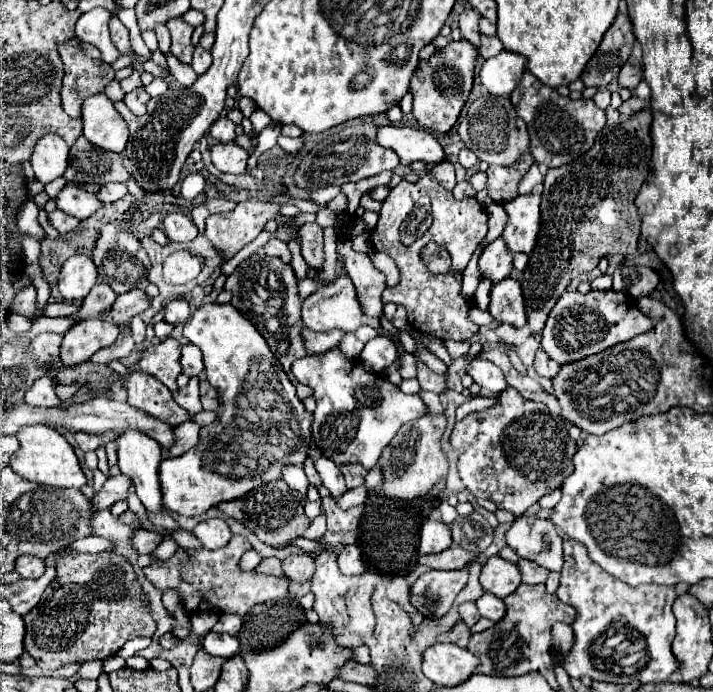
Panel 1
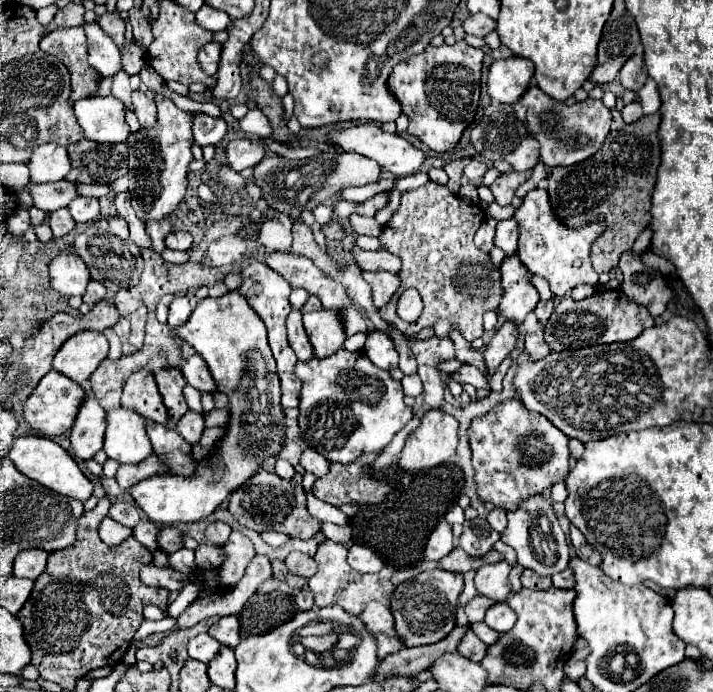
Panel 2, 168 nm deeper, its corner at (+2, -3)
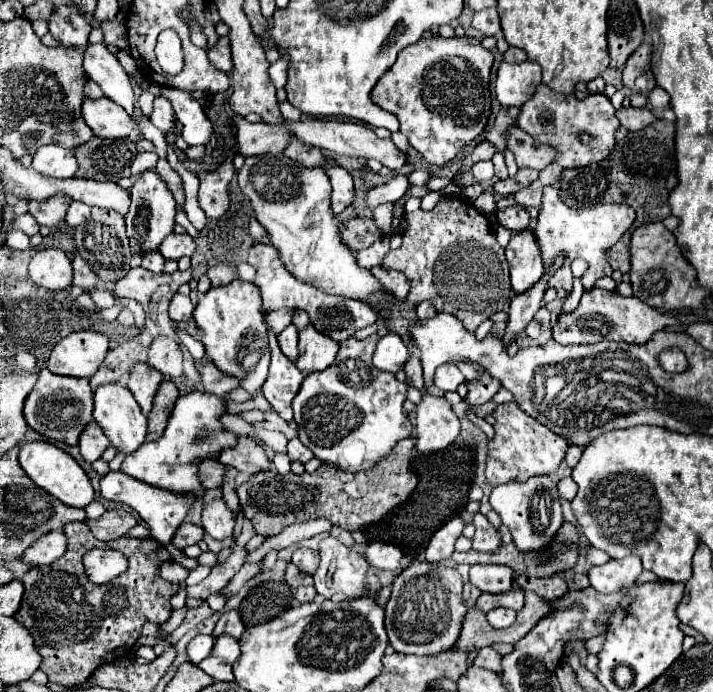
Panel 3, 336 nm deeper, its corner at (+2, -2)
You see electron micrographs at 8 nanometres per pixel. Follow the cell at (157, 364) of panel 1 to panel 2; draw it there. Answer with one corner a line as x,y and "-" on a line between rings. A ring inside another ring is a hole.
165,368
165,370
155,370
155,380
159,386
159,394
165,402
169,422
167,428
173,428
179,418
187,412
187,402
183,398
183,386
187,384
179,368

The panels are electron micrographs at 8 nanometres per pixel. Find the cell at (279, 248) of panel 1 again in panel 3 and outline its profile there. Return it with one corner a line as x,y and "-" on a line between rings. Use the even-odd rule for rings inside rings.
263,243
253,245
249,249
249,261
247,263
255,265
255,271
257,271
255,285
261,289
265,311
277,311
281,307
305,309
311,317
311,325
315,325
315,329
319,329
321,333
325,333
327,337
331,337
335,341
345,341
357,329
363,329
363,327
373,325
377,321
377,313
371,309
371,305
365,305
365,301
329,295
329,293
317,289
315,285
297,281
297,277
293,277
285,269
285,265
281,265
281,257
277,257
277,249
273,249
273,245
263,245

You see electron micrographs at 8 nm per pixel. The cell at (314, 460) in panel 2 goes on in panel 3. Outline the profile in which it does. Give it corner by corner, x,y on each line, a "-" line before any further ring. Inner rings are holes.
295,437
295,439
289,441
287,453
289,453
291,461
299,461
299,463
307,463
309,459
313,459
313,453
299,441
299,437

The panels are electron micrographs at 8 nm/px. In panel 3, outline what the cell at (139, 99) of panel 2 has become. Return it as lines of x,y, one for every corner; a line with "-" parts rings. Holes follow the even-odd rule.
157,97
153,101
153,113
149,115
149,119
161,131
167,131
173,125
173,111
171,111
169,101
165,101
165,97

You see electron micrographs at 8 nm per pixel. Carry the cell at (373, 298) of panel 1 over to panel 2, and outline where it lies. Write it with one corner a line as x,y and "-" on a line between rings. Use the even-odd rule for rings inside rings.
379,270
379,272
363,272
363,278
369,282
371,290
373,290
373,302
377,308
385,306
389,302
389,298
397,292
401,280
399,280
399,274
393,274
393,272
385,272
385,270

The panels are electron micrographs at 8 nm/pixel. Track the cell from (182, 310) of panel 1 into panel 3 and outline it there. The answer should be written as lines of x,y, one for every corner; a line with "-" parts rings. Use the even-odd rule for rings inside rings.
175,293
171,303
169,303
169,317
177,325
185,325
193,317
193,309
195,309
195,305
191,303
189,297

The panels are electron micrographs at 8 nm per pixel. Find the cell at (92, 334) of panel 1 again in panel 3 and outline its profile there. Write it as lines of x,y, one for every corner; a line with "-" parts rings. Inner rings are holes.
97,331
71,333
53,347
47,369
57,375
93,377
107,355
107,343
107,335

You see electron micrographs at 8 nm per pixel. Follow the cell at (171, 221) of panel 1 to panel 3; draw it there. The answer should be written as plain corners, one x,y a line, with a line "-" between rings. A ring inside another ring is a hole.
171,233
169,237
165,237
165,241
161,243
159,247
161,255
165,259
181,259
185,255
193,255
195,253
195,241
189,233
183,233
183,235
177,235
177,233

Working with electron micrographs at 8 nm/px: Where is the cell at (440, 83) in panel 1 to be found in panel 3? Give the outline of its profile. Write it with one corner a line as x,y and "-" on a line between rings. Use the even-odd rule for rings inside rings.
471,37
421,39
399,53
393,67
377,81
375,89
371,91
371,99
385,111
397,115
401,131
407,135
411,147
417,149
425,161
443,167
461,151
461,147
469,145
475,137
483,133
483,127
491,113
491,97
489,97
491,65
493,65
493,55
491,51
481,47
479,39

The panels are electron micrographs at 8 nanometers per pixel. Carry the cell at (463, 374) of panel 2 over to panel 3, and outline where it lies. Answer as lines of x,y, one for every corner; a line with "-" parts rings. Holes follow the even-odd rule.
441,365
435,371
435,387
441,391
455,391
461,383
465,383
465,377
455,365

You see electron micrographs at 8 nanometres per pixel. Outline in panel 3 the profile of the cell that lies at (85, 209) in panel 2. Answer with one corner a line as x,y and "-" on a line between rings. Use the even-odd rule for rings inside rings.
73,201
71,207
67,209
65,223
71,225
71,227
77,227
77,225
81,225
81,223
85,223
89,219
89,213
91,213
91,207
89,205
79,203
79,201

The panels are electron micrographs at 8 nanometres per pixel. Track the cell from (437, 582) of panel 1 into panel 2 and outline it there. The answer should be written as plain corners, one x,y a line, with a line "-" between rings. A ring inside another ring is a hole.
425,570
419,576
401,582
393,590
391,598
391,612
395,618
395,632
403,640
403,646
413,648
413,646
425,646
425,644
435,644
443,640
453,628
455,628
455,612
457,612
457,598
463,590
463,576
449,572
449,570

